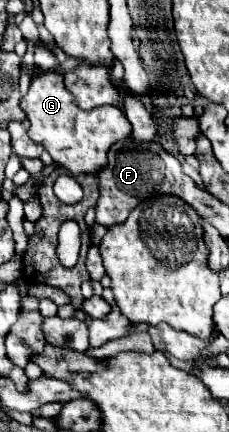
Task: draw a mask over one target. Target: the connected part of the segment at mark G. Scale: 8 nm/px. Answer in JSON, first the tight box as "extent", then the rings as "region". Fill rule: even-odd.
{"extent":[21,71,131,175],"region":[[[39,71],[33,75],[29,91],[21,99],[21,109],[31,121],[29,137],[41,143],[51,153],[53,161],[73,175],[97,173],[103,169],[107,165],[109,147],[131,133],[131,125],[119,107],[102,105],[93,111],[83,111],[75,105],[73,93],[65,89],[65,77],[57,71]]]}

